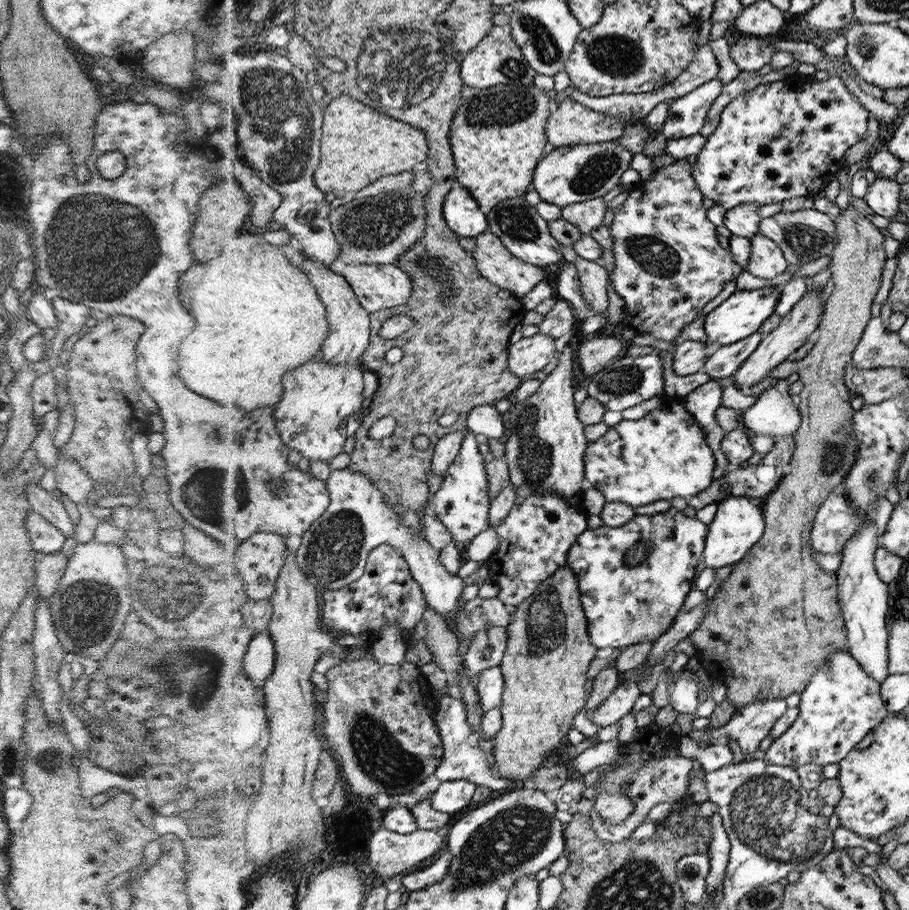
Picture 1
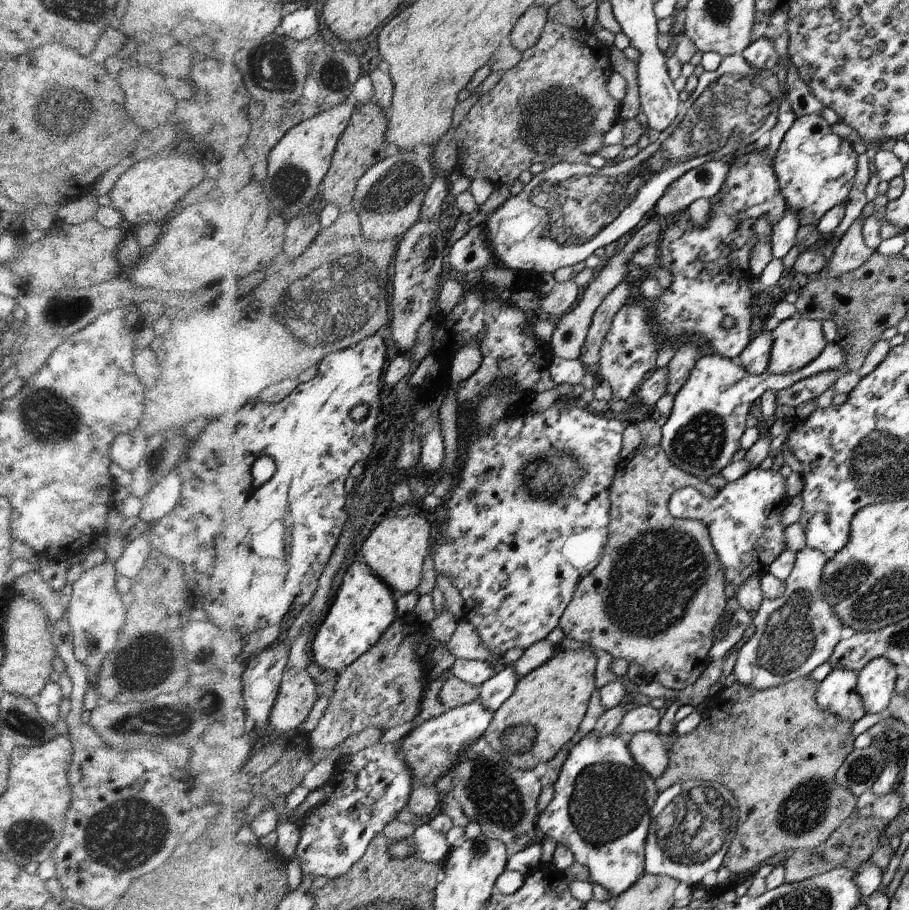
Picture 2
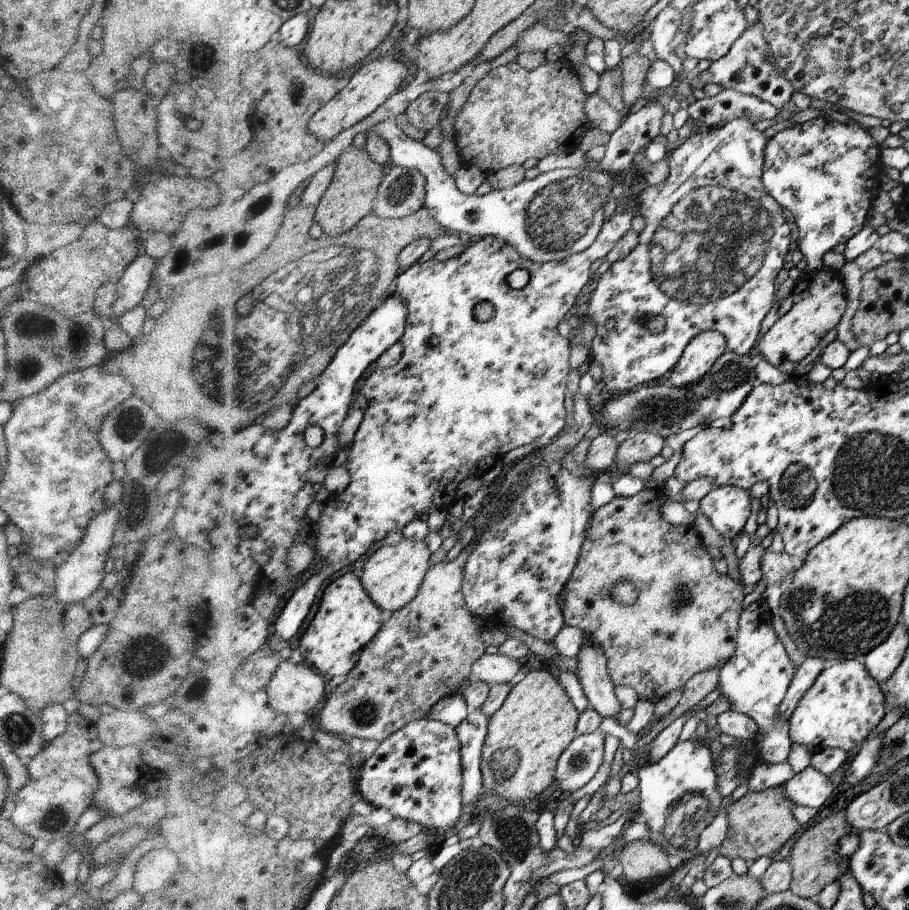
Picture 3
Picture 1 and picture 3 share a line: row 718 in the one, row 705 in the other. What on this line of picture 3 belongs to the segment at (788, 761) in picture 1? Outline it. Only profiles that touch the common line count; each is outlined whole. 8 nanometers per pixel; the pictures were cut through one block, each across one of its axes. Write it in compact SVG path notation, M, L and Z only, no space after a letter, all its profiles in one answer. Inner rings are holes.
M862 659L835 660L820 671L812 686L802 695L791 717L787 720L791 742L802 744L802 746L816 751L834 747L848 752L860 744L878 726L886 714L885 706L886 696L884 696L882 686L868 672L867 665Z

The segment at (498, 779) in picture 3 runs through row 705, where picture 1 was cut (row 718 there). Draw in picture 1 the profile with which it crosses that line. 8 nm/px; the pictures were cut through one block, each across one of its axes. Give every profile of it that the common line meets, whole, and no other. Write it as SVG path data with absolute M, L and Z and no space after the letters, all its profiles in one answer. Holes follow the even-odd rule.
M566 565L544 580L534 595L516 608L512 624L506 628L508 644L500 664L504 675L502 728L492 737L496 762L491 768L498 769L500 777L529 782L536 766L560 746L574 716L584 708L586 672L598 654L598 647L590 643L574 570Z

